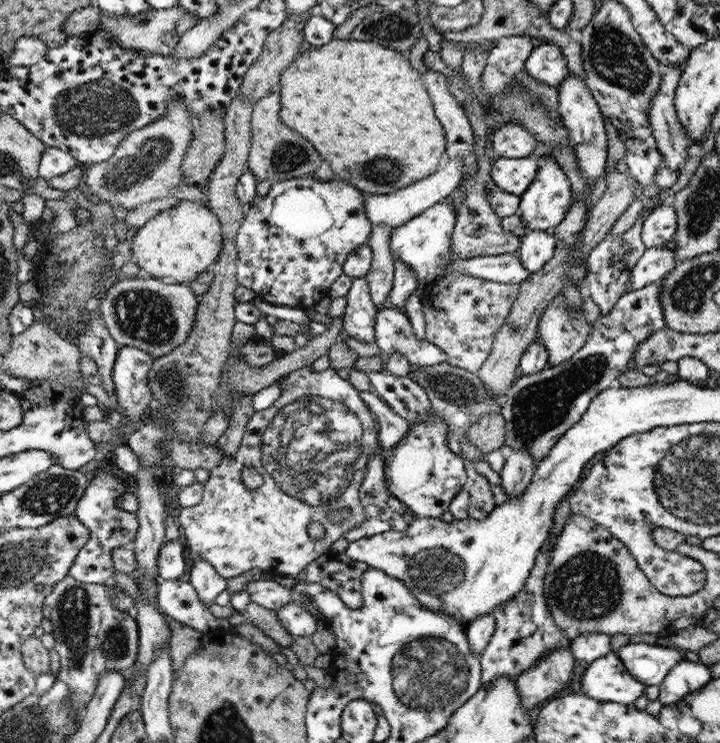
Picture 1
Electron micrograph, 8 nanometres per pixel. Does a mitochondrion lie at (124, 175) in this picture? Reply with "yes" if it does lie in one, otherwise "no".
yes

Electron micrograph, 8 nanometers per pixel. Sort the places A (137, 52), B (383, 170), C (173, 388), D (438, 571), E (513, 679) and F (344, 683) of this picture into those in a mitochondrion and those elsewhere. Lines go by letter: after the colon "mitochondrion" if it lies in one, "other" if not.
A: other
B: mitochondrion
C: mitochondrion
D: mitochondrion
E: other
F: other

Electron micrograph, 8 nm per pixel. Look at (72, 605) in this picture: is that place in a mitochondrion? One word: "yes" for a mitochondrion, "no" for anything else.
yes

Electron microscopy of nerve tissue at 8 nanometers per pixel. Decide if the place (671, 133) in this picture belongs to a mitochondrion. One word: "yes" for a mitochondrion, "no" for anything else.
yes

